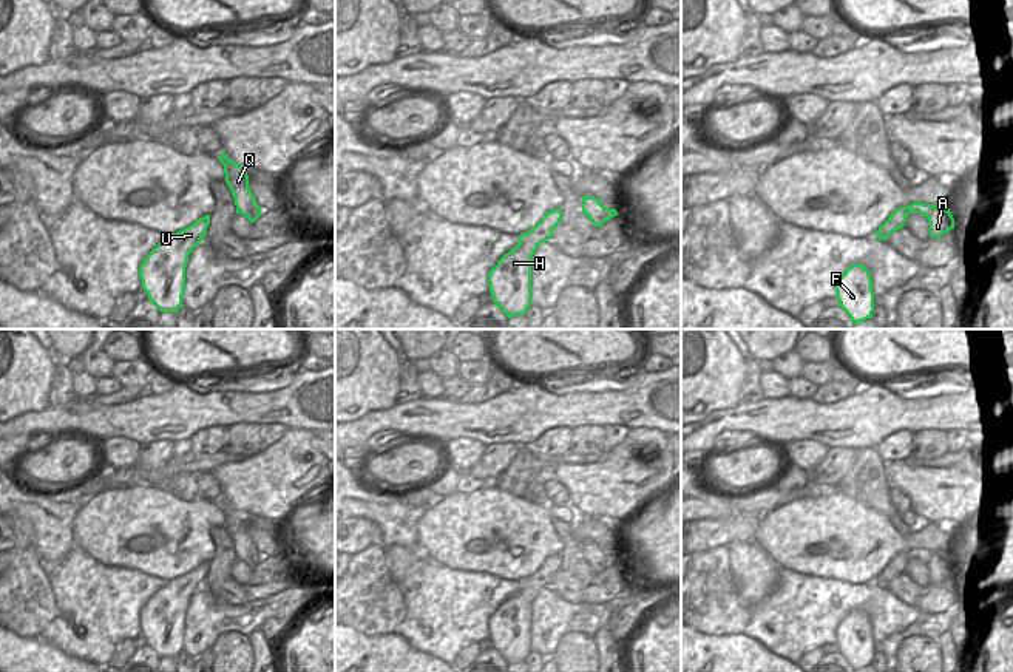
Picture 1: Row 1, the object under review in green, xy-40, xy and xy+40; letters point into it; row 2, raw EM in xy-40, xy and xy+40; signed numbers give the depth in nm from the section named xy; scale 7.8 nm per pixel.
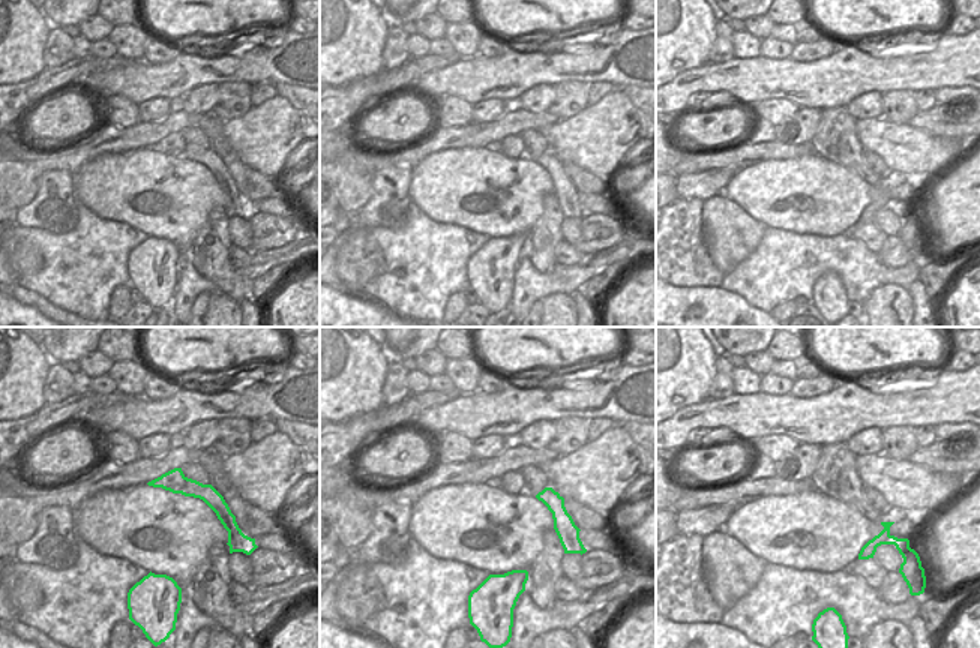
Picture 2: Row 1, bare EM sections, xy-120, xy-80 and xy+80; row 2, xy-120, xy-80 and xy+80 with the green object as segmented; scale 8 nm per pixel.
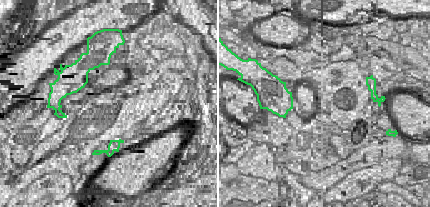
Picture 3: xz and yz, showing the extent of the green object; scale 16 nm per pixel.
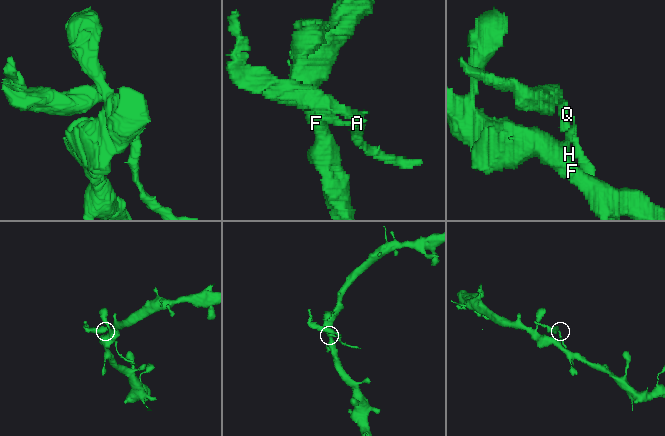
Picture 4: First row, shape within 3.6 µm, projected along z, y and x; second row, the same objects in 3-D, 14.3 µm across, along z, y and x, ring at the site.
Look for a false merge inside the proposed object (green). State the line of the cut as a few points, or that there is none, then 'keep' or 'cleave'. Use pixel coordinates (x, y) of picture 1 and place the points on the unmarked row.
xy+40 (933, 552), (927, 563) | cleave

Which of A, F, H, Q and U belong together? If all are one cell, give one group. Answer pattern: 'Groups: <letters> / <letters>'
Groups: A Q / F H U.

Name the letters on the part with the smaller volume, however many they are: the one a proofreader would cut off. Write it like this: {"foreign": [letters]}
{"foreign": ["A", "Q"]}

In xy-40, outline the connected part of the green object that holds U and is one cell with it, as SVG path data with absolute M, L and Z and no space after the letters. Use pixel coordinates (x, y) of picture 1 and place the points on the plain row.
M210 561L191 572L167 581L142 607L139 623L142 635L161 658L178 658L185 638L185 613L188 601L204 587Z

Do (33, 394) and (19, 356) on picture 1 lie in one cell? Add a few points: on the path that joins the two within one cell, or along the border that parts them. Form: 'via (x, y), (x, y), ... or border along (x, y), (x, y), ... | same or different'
via (23, 385), (19, 380), (19, 365) | same

